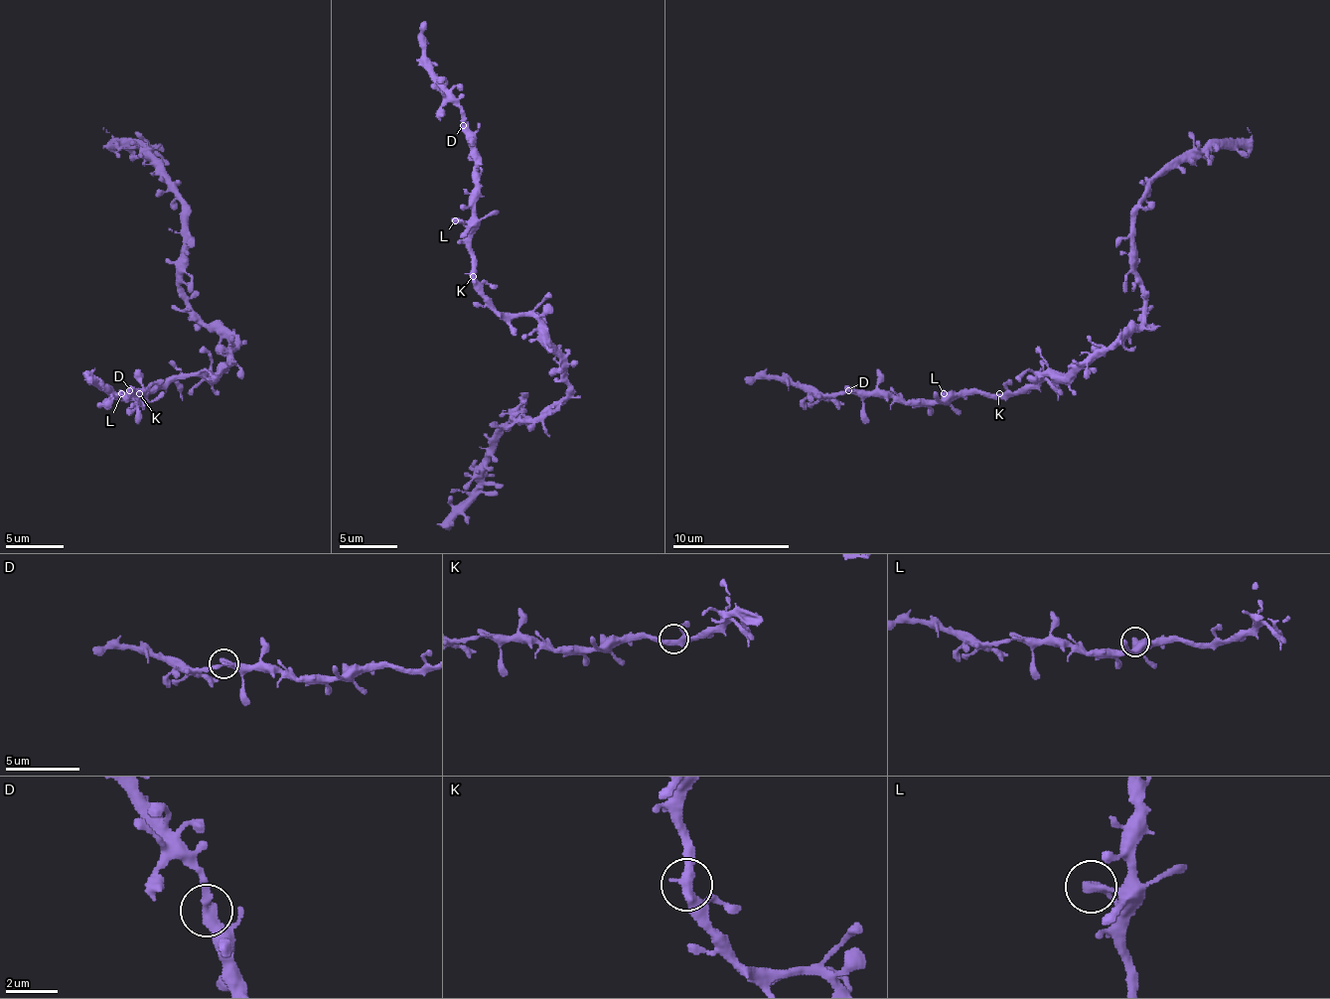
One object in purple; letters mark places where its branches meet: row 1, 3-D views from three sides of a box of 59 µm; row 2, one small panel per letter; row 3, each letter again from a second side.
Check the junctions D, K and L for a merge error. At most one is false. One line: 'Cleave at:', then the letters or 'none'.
Cleave at: none

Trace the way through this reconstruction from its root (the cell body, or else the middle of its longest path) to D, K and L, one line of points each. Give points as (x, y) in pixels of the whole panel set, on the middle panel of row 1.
D: (554, 352), (533, 317), (505, 317), (476, 278), (476, 255), (470, 249), (476, 139), (464, 124)
K: (554, 352), (545, 343), (545, 328), (533, 317), (505, 317), (473, 276)
L: (554, 352), (545, 343), (545, 328), (533, 317), (505, 317), (482, 290), (476, 278), (470, 231), (455, 220)

